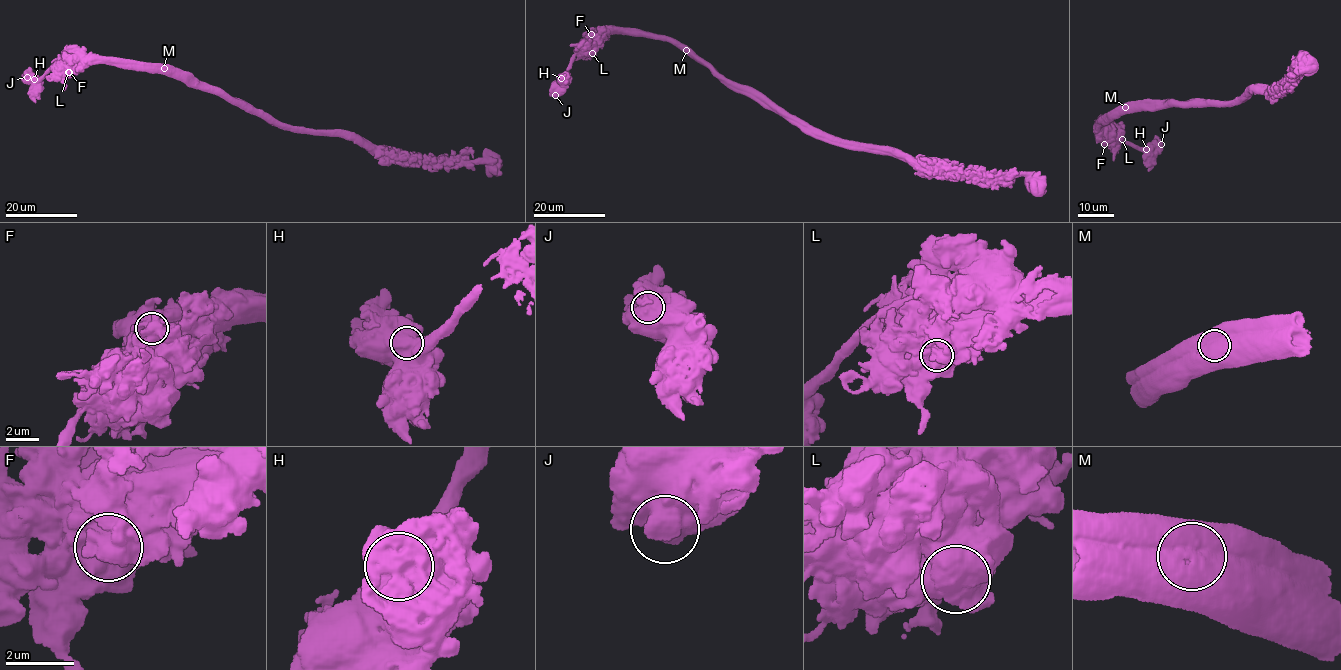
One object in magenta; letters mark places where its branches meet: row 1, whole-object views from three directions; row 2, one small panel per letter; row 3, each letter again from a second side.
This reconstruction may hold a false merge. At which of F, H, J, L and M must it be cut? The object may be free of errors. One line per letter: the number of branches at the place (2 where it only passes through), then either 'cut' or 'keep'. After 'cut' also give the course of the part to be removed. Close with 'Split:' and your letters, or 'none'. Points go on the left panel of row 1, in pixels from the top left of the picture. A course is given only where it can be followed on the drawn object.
F: 2 branches meet; keep
H: 1 branches meet; keep
J: 1 branches meet; keep
L: 1 branches meet; keep
M: 1 branches meet; cut; foreign part runs (163, 68), (194, 77), (292, 128), (356, 134), (384, 151), (418, 158), (489, 157), (501, 165)
Split: M

